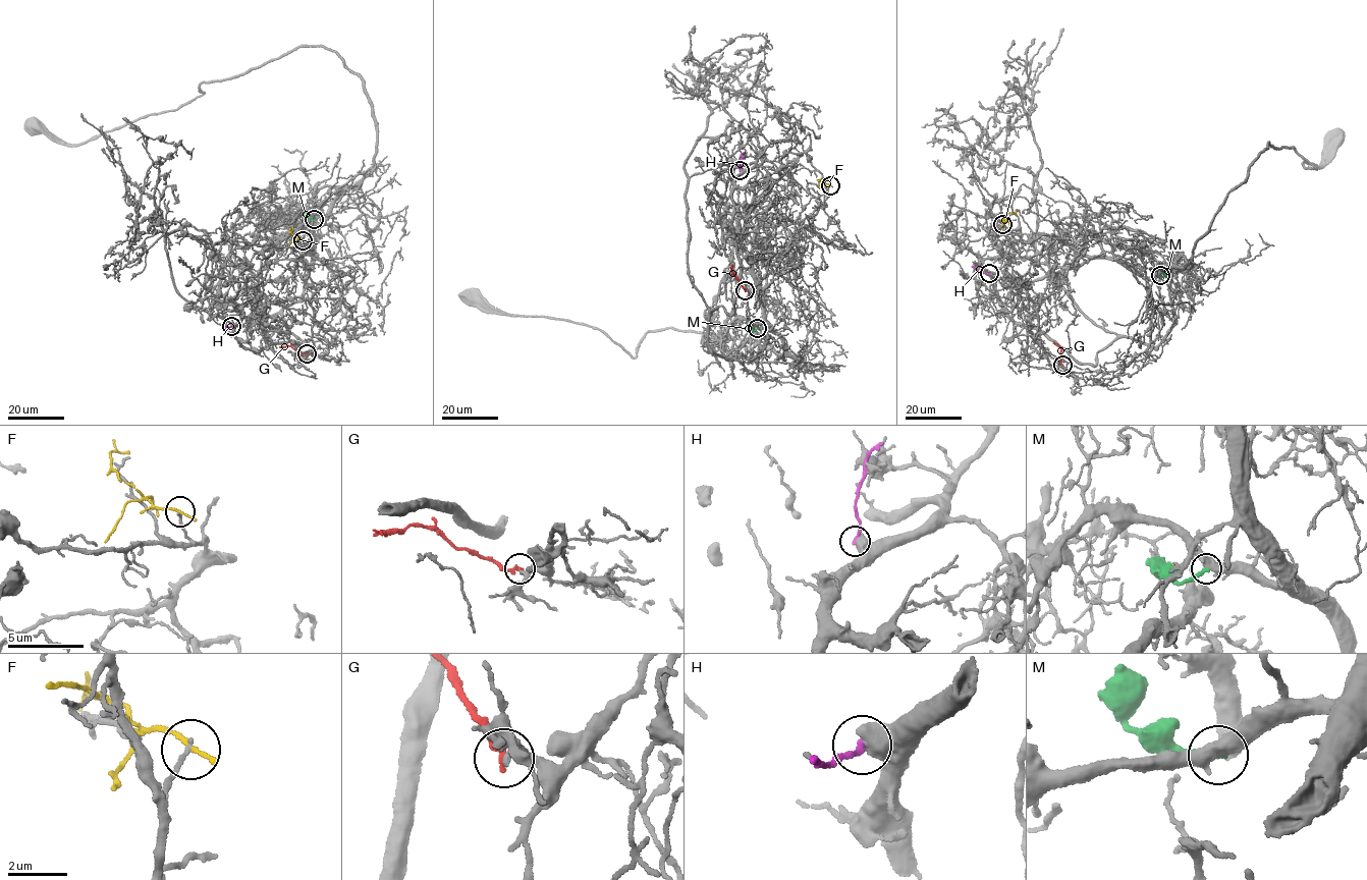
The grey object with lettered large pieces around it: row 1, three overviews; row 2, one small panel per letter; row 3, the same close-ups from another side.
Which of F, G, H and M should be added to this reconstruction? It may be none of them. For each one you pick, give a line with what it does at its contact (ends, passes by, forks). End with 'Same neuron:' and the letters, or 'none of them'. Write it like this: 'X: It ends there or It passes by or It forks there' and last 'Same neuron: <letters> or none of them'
G: It ends there
Same neuron: G

